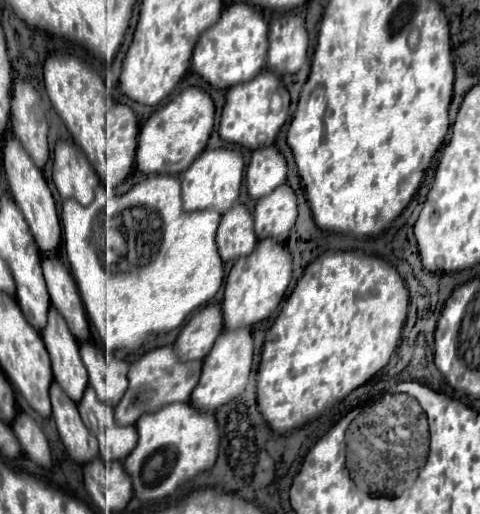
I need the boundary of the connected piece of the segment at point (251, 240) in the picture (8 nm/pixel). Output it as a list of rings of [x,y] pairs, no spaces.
[[[234,203],[228,215],[222,215],[216,233],[216,245],[222,261],[234,261],[238,257],[250,255],[258,239],[252,231],[252,215],[242,203]]]

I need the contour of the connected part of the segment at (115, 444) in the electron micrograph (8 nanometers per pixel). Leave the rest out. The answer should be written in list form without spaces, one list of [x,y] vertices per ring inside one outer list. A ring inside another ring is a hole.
[[[92,387],[86,389],[82,401],[78,403],[78,409],[84,423],[94,431],[100,443],[100,457],[104,461],[122,461],[128,455],[128,451],[136,447],[136,427],[118,425],[114,419],[114,407],[108,407],[108,403],[100,401]],[[90,415],[94,417],[94,425],[90,425]]]

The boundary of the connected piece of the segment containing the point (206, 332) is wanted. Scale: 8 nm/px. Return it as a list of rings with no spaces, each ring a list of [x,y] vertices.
[[[206,305],[196,311],[190,321],[182,327],[176,339],[176,351],[182,361],[204,359],[212,349],[216,337],[224,327],[224,319],[220,315],[220,305]]]

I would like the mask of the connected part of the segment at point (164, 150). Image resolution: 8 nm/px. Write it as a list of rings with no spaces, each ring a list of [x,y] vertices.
[[[186,87],[156,109],[140,129],[136,165],[142,173],[182,173],[206,147],[214,127],[214,101],[200,87]]]

